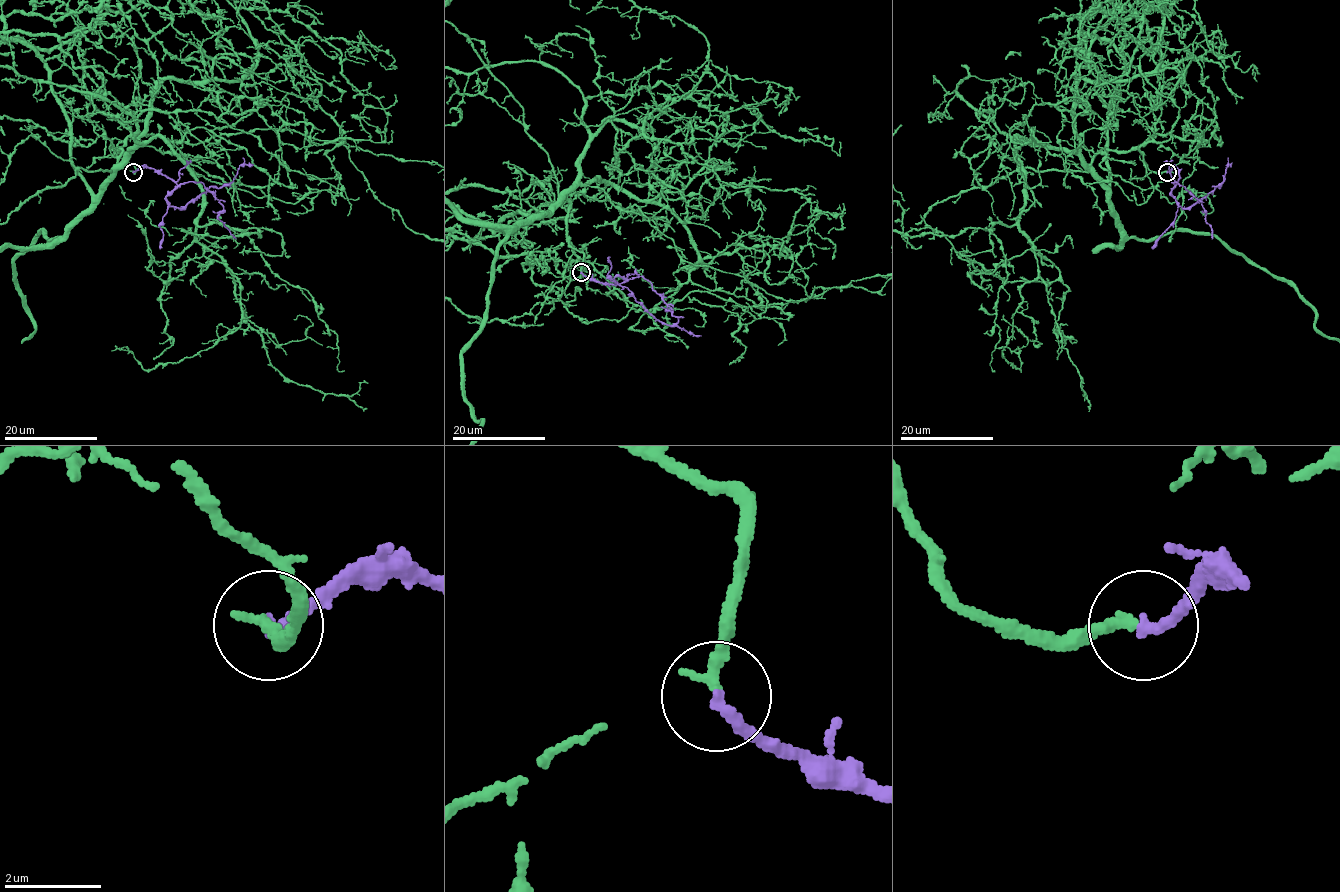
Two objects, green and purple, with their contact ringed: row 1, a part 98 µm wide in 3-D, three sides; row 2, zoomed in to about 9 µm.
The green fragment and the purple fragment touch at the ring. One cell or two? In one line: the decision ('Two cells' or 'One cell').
One cell

